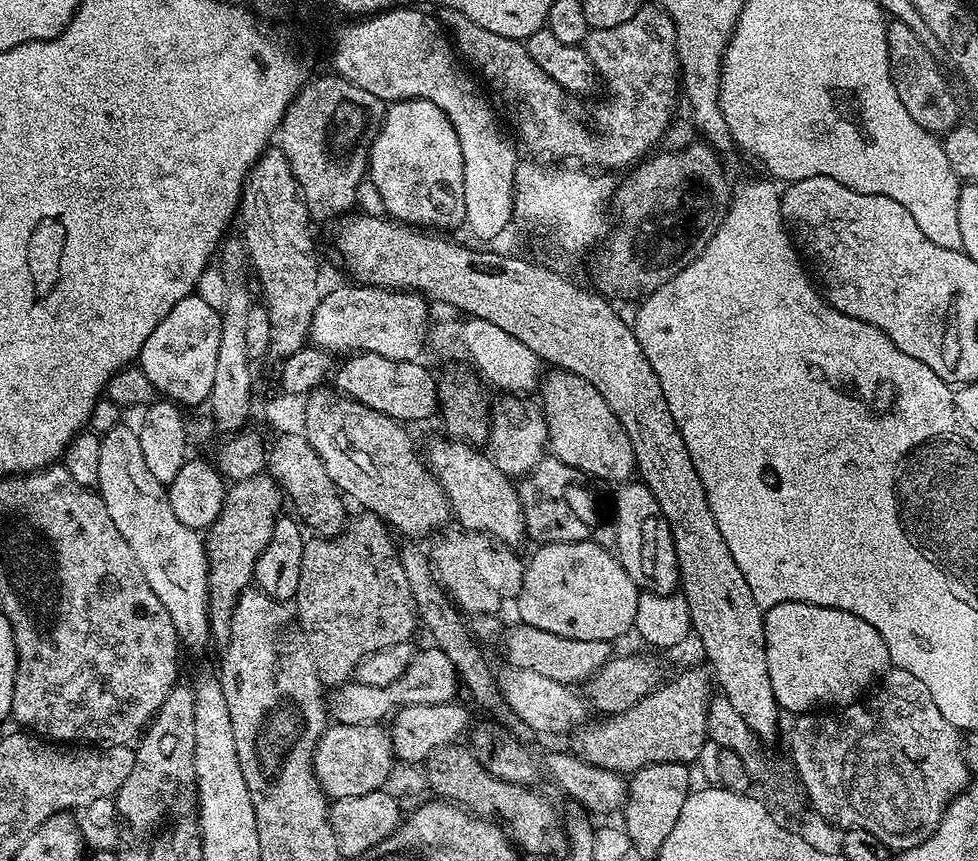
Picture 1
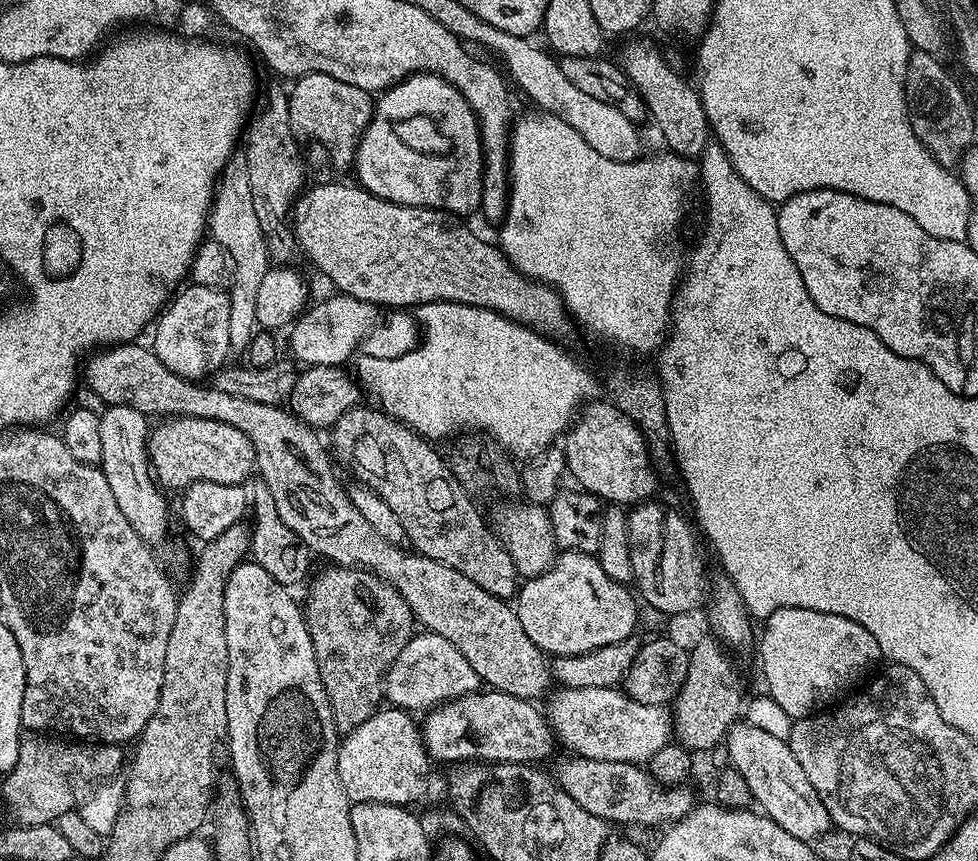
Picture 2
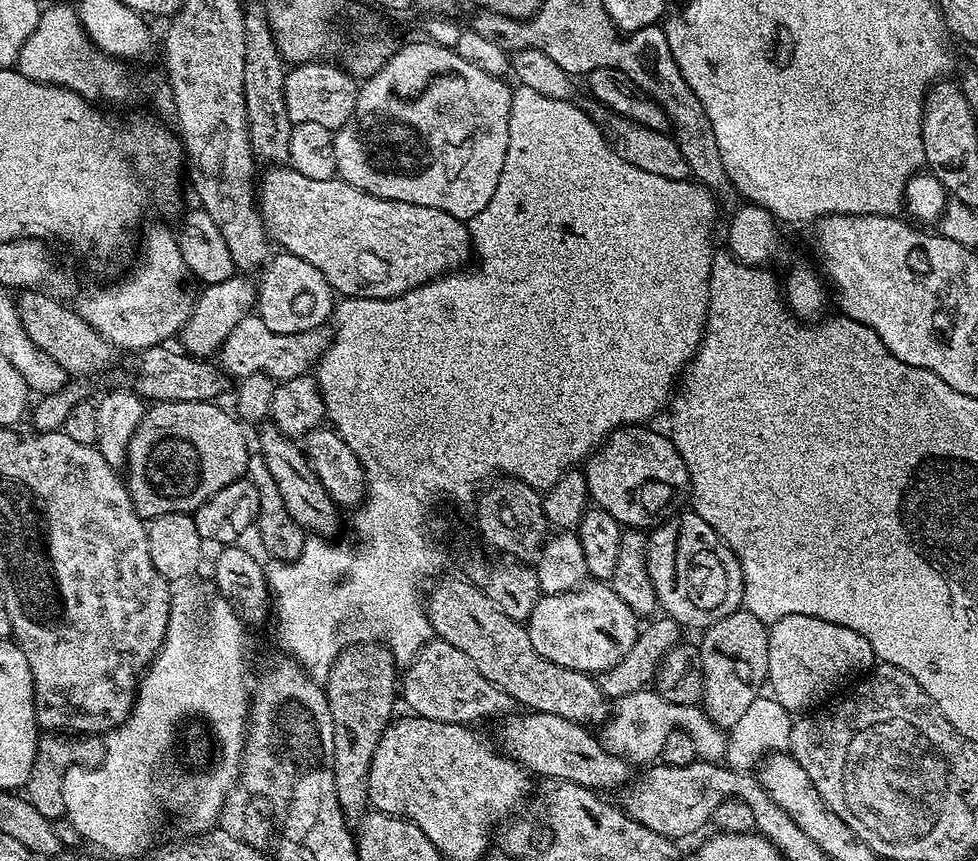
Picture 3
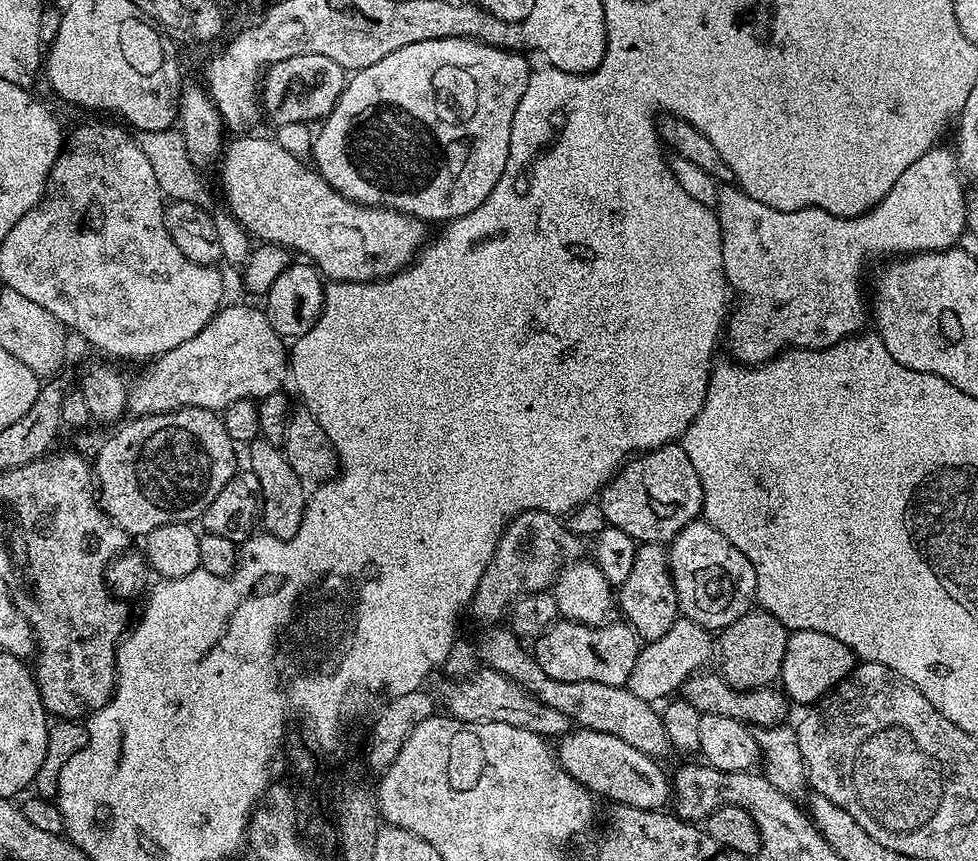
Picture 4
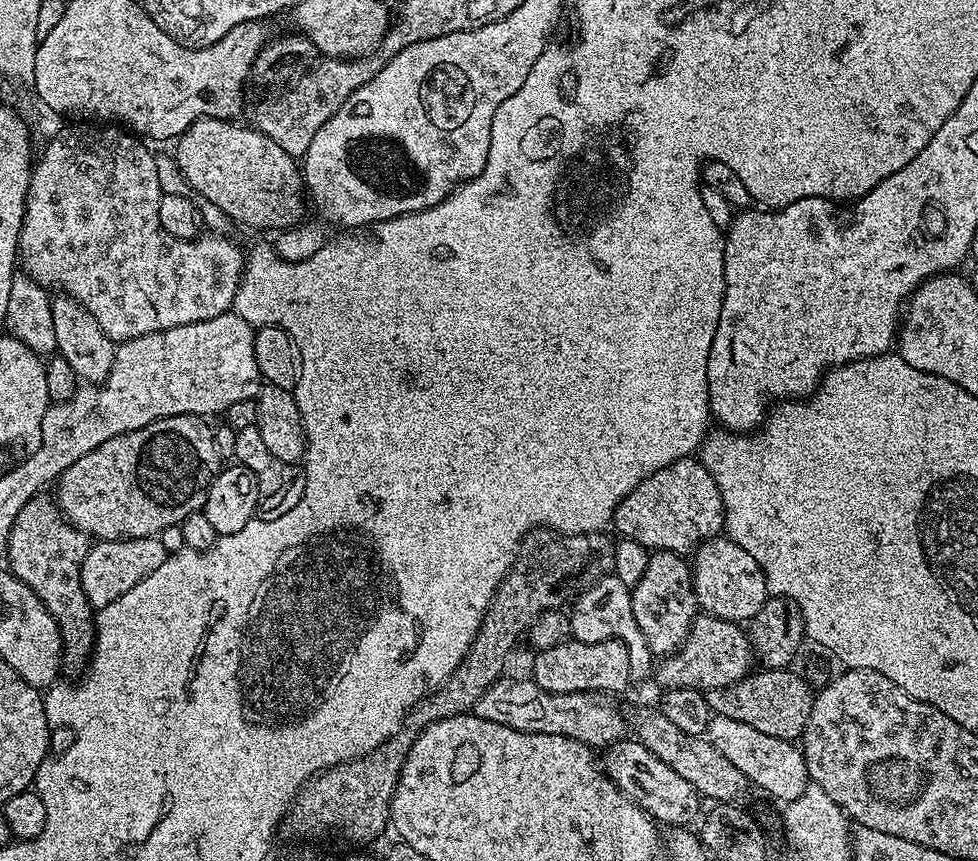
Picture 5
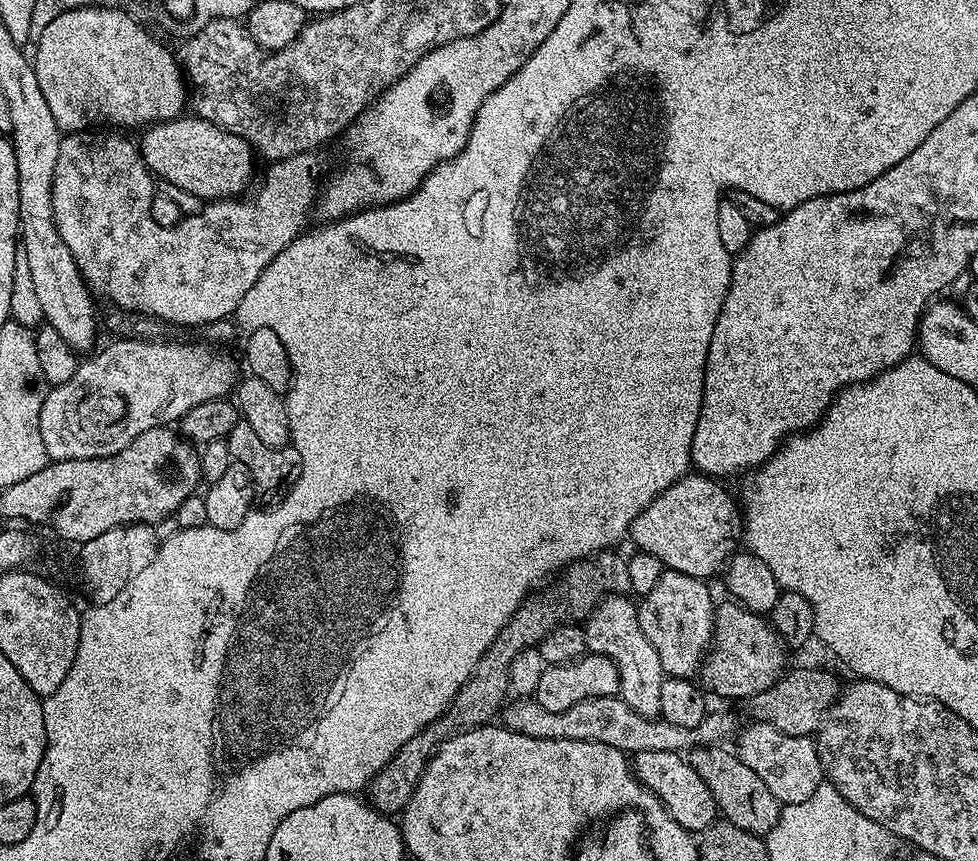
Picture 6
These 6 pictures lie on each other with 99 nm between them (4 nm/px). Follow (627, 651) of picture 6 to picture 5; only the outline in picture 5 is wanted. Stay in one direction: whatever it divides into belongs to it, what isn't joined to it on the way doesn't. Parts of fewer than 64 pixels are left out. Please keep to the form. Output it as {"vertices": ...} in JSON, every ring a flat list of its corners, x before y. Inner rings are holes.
{"vertices":[[614,574,600,579,594,586,590,586,581,596,577,596,570,608,568,618,571,639,580,644,597,644,607,640,617,640,626,646,630,654,630,674,632,680,644,680,653,675,654,657,642,630,638,630,638,621,634,619,634,606,632,605,632,589]]}

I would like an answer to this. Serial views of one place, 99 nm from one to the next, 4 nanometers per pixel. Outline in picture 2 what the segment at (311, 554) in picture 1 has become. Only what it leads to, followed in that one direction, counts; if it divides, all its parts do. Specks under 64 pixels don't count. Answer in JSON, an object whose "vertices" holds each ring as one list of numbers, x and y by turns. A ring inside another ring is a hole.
{"vertices":[[328,566,325,572,311,577,306,603,306,619,310,638,314,642,314,654,318,658,318,670,326,698,330,702,332,717,337,729,347,734,370,718,384,700,384,675,394,658,402,652,402,646,414,634,414,617,402,594,390,582,380,576,355,566]]}

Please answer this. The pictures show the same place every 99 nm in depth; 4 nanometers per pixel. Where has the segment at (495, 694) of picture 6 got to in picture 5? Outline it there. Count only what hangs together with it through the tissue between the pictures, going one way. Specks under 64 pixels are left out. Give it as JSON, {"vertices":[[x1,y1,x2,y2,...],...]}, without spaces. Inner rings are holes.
{"vertices":[[533,528,531,532,524,535,520,542,520,550,516,558,516,563,506,575,498,587,492,599,492,605,488,607,488,613,484,616,482,626,470,646,470,650,462,658,462,662,446,678,444,685,420,700,408,712,408,717,401,724,400,729,382,746,378,746,368,756,359,756,353,760,348,760,345,764,339,764,333,768,327,768,320,775,312,777,306,781,298,795,292,799,292,805,288,807,288,812,282,821,282,832,286,835,301,836,304,840,312,840,315,836,324,836,327,832,337,832,340,836,345,836,352,844,368,844,371,840,376,840,390,828,392,815,390,806,394,798,394,790,398,786,398,778,402,774,402,766,410,754,410,748,422,734,434,722,442,722,446,718,454,718,471,713,475,709,476,703,494,686,496,680,505,675,504,663,508,660,508,655,512,652,512,647,520,640,520,635,527,633,539,616,544,612,555,612,571,605,577,596,581,596,587,588,597,584,600,579,612,572,614,566,614,550,616,545,613,537,604,536,603,531,587,532,577,536,566,536,563,532,554,532,551,528]]}

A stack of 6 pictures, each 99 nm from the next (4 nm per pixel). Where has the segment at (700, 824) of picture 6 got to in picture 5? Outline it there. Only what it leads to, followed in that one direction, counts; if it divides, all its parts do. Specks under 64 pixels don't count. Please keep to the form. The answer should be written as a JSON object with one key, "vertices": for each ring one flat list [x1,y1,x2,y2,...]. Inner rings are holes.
{"vertices":[[635,738,614,742,611,748,603,753,602,767,604,773,614,782,614,786,622,790,622,794,626,794,630,802,637,804,646,815,661,825,691,825,692,815,701,811,702,797,694,790,694,786,690,786,686,778,680,777,670,766,666,766,666,762,662,762,662,758,658,758,658,754,642,746]]}

